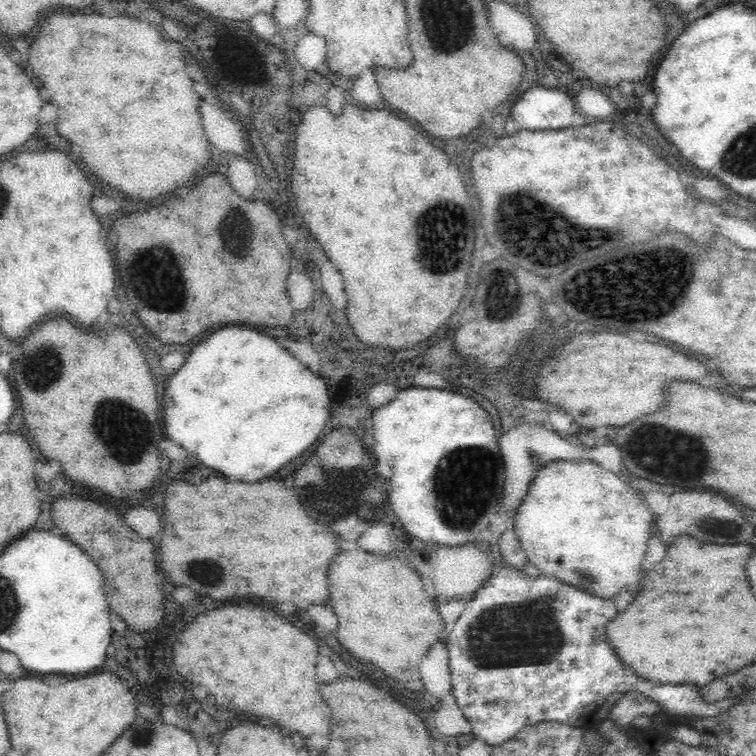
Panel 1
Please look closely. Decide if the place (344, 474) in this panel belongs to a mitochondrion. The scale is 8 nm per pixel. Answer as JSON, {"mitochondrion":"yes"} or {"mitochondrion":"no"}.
{"mitochondrion":"yes"}

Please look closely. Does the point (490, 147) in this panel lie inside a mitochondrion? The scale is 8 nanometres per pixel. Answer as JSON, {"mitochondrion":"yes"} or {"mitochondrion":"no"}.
{"mitochondrion":"no"}

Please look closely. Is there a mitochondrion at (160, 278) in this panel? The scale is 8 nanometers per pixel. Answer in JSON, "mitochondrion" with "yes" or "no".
{"mitochondrion":"yes"}

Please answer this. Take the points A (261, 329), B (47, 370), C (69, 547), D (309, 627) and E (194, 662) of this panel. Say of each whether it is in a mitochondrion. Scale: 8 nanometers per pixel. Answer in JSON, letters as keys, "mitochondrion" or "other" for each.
{"A":"other","B":"mitochondrion","C":"other","D":"other","E":"other"}

